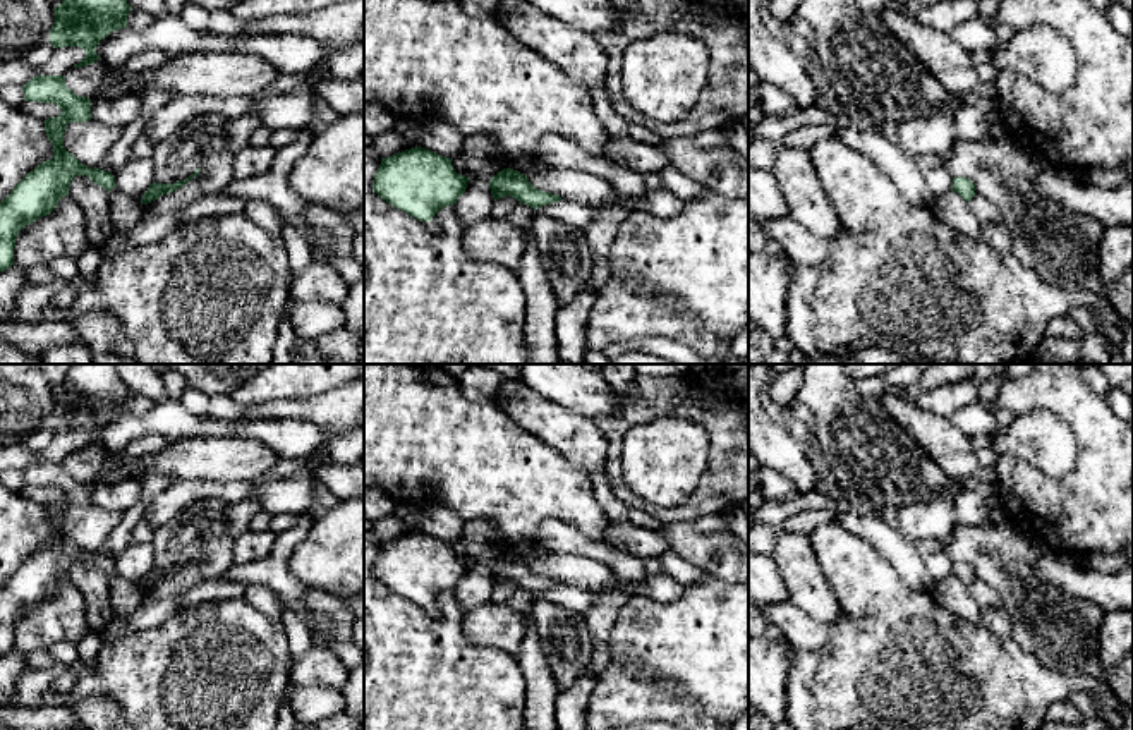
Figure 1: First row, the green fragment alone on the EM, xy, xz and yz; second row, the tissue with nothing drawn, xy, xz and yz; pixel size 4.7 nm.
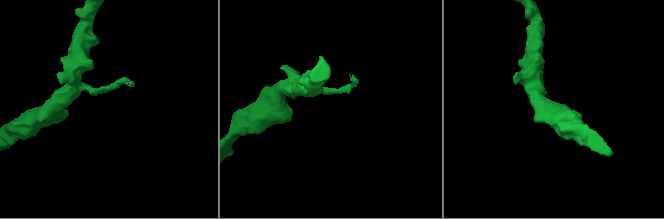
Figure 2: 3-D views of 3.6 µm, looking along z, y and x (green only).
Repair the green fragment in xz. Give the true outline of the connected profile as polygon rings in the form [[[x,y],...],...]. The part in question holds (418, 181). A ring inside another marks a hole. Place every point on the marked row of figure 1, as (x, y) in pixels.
[[[419,146],[381,158],[373,189],[397,210],[431,222],[441,208],[458,201],[467,182],[469,177],[455,172],[451,158]]]

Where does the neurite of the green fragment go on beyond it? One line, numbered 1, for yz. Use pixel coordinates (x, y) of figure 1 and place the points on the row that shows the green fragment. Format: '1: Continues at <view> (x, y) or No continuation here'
1: No continuation here

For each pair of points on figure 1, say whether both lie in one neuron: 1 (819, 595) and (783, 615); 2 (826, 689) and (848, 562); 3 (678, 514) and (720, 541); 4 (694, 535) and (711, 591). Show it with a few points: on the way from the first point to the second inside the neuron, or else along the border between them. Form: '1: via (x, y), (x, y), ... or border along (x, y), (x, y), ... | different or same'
1: border along (790, 600), (828, 626) | different
2: via (855, 658), (855, 593) | same
3: border along (721, 512), (661, 523) | different
4: border along (706, 572), (730, 583) | different

